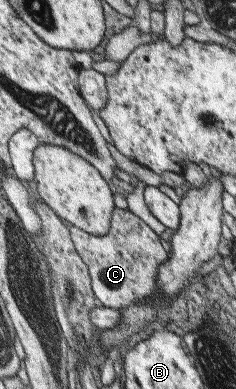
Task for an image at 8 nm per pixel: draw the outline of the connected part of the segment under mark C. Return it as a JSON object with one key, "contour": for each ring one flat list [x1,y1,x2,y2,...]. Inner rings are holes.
{"contour":[[115,209,112,229,103,236,88,233,72,224,73,242,88,264,93,277,93,290,104,305,119,310,144,302,160,302,163,308,170,306,170,301,159,293,157,277,160,267,170,259,170,253,164,249,158,235,127,209]]}

